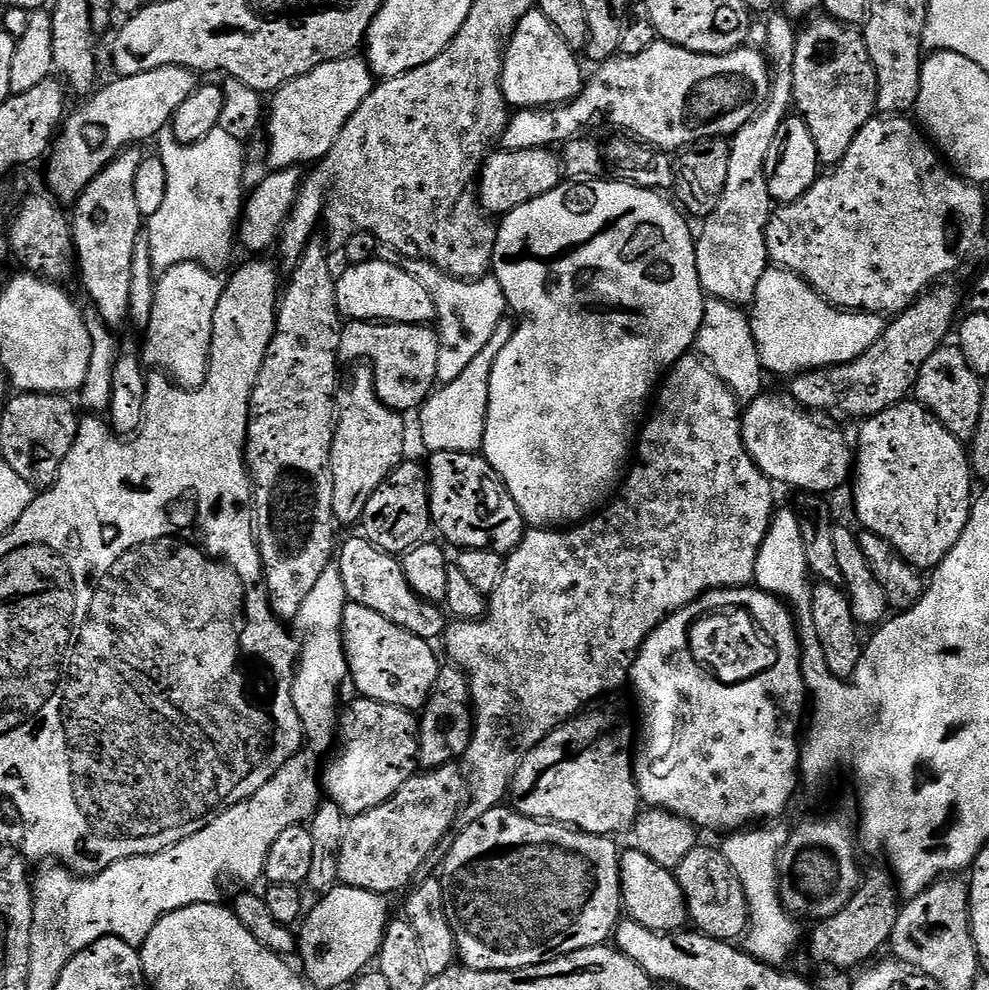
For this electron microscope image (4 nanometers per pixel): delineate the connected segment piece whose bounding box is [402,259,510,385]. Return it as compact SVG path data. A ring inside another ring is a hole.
M405 259L402 267L406 274L418 278L418 282L426 286L426 294L430 294L436 307L440 338L436 379L441 385L454 382L454 378L460 377L466 371L466 366L470 366L474 357L490 343L494 330L498 330L498 322L502 322L502 318L509 315L506 294L496 277L491 274L478 280L457 280L429 260Z

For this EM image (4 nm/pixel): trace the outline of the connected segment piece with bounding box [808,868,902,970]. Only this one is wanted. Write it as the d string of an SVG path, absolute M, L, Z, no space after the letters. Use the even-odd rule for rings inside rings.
M880 868L867 869L862 883L850 902L836 916L829 920L819 921L808 940L808 952L816 964L832 970L848 970L867 965L873 959L872 955L880 947L887 945L892 939L894 922L898 918L901 901L898 899L898 889L894 883L891 871Z

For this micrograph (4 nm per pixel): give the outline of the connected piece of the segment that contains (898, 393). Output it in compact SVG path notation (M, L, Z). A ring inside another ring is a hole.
M948 282L933 287L895 317L885 327L878 342L874 342L874 346L870 346L870 350L863 352L858 359L791 377L791 399L816 414L833 412L836 416L859 418L877 416L882 414L882 410L905 403L913 395L922 366L926 366L926 358L945 347L947 340L944 339L951 332L953 335L954 325L961 315L960 308L962 312L962 292L960 296L959 290L951 288Z

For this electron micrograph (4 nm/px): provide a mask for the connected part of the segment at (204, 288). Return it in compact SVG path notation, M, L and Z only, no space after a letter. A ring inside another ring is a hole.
M179 264L156 281L154 310L146 322L148 341L142 356L181 388L200 388L208 376L214 310L218 310L221 291L221 277L215 272L207 272L201 264Z

